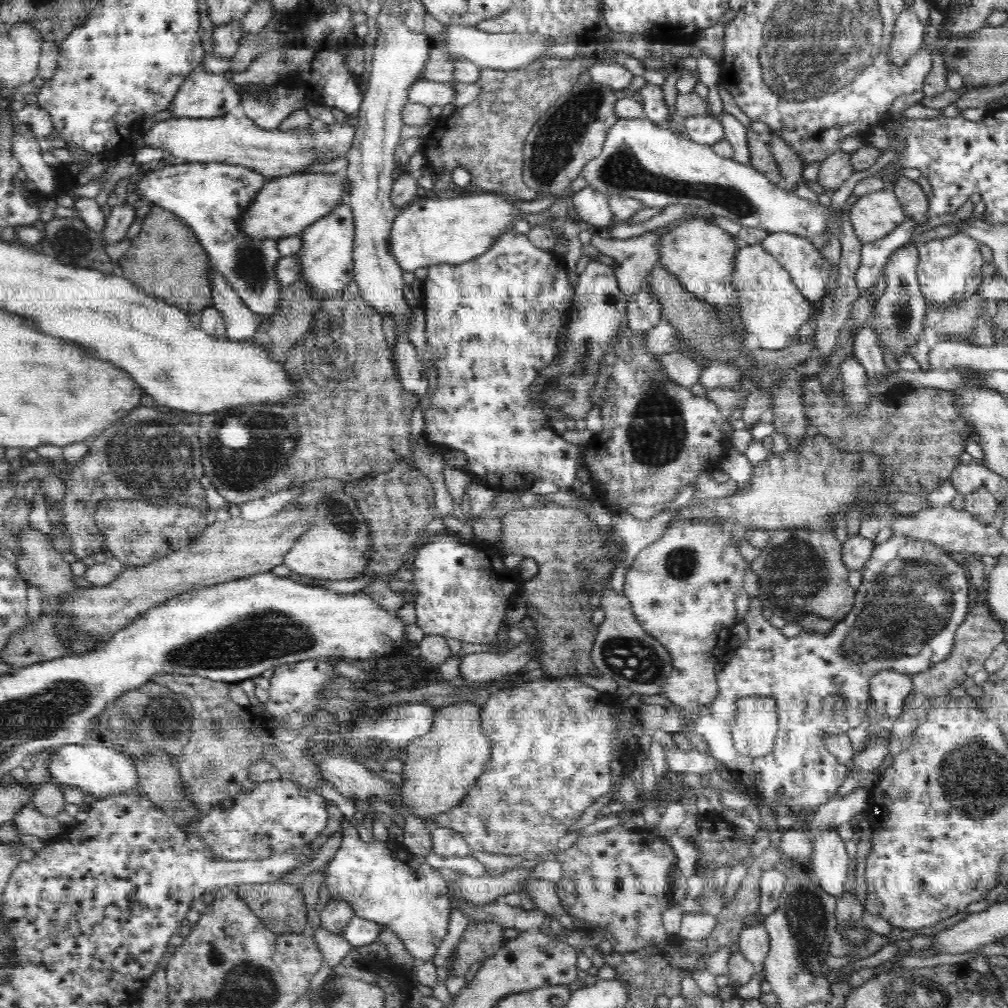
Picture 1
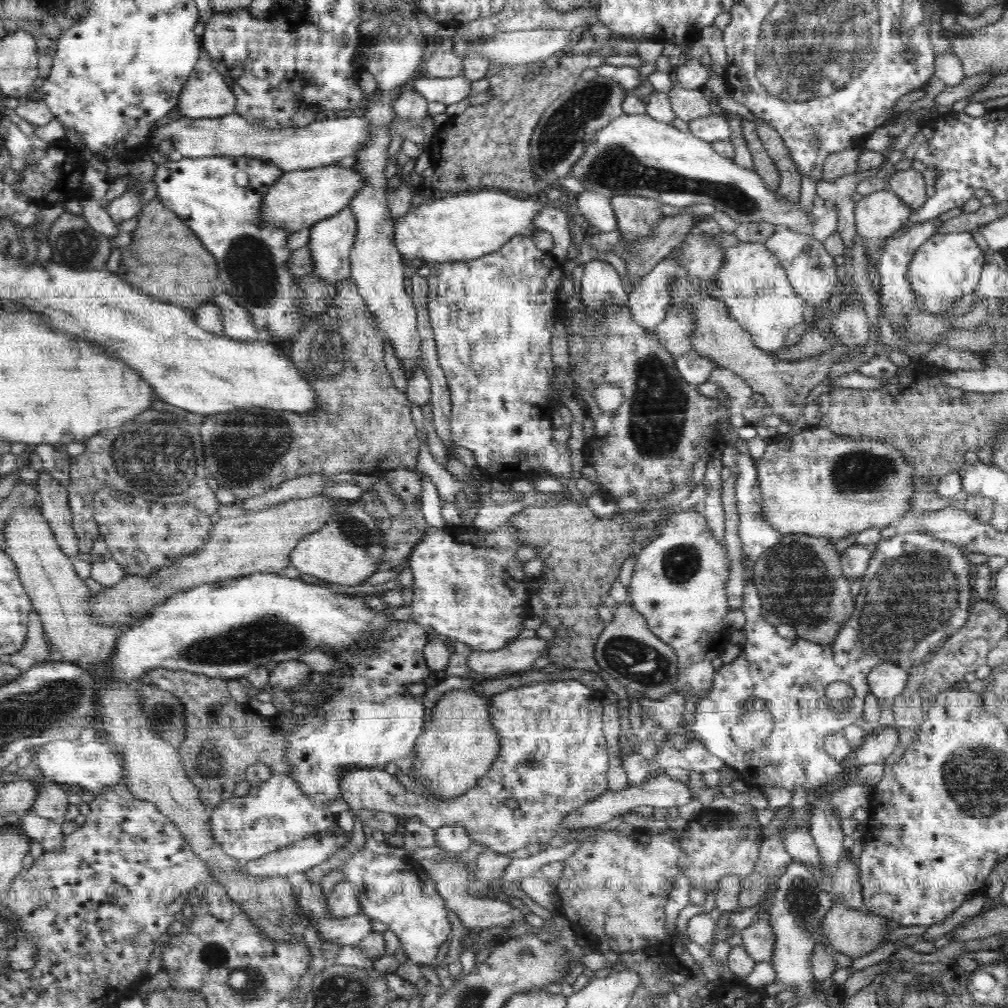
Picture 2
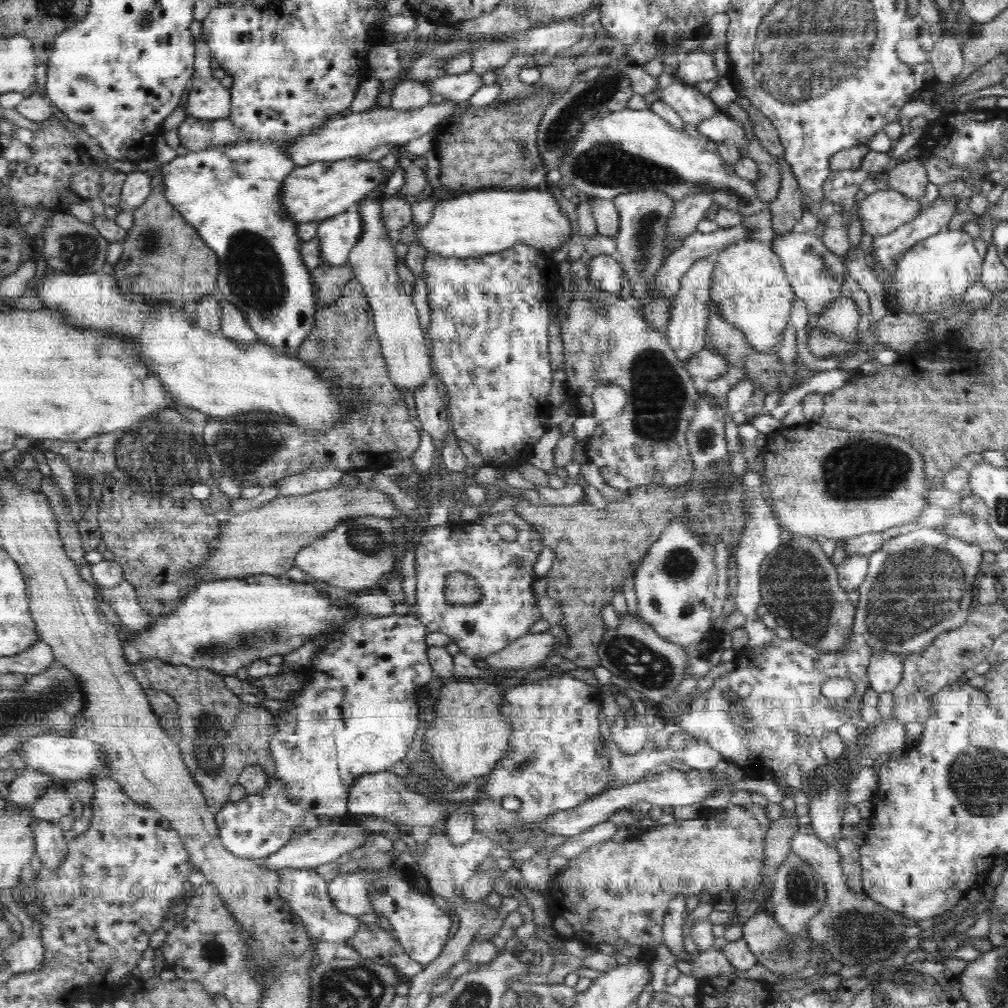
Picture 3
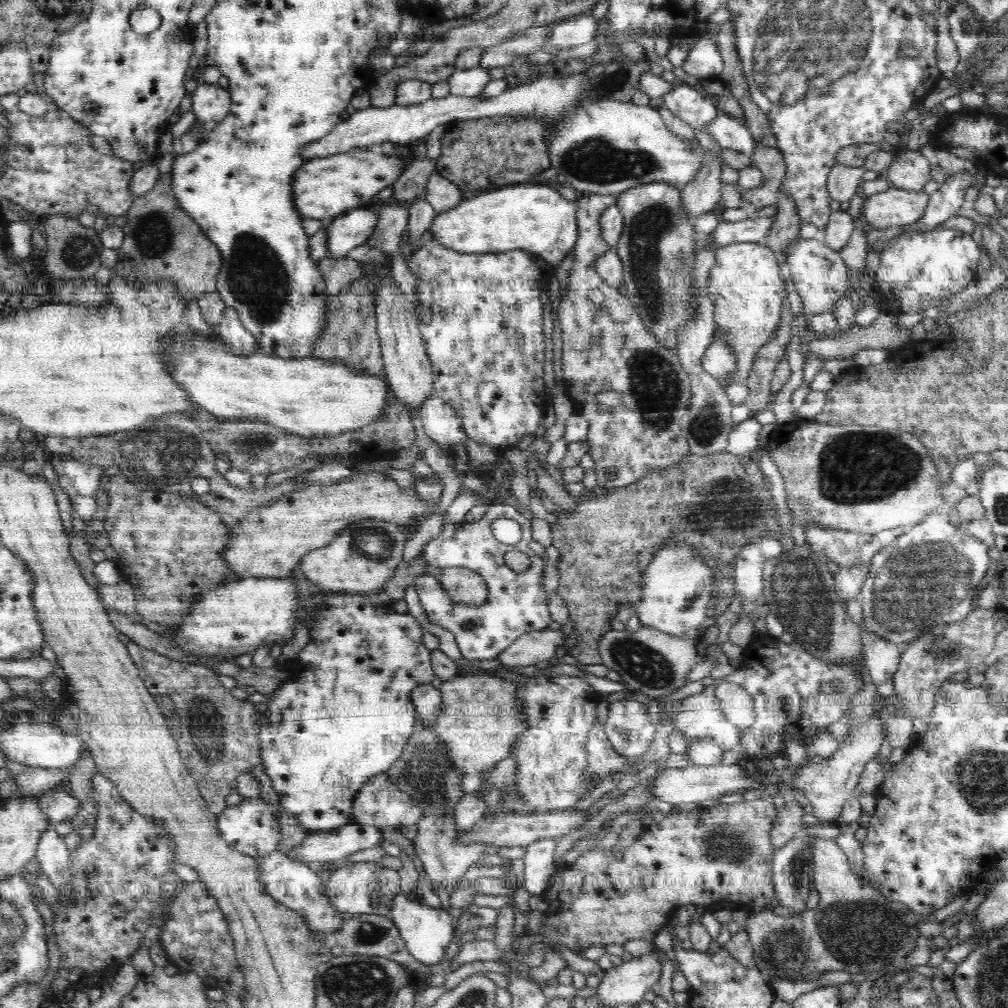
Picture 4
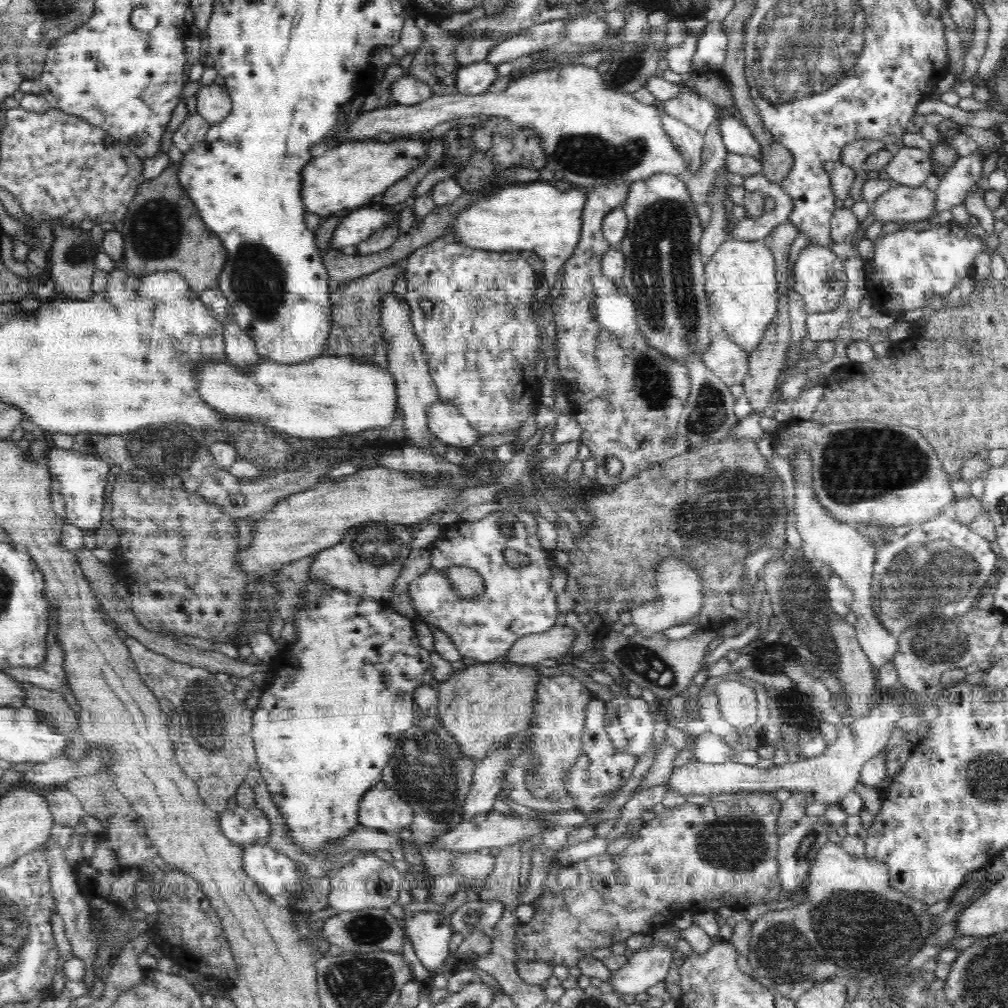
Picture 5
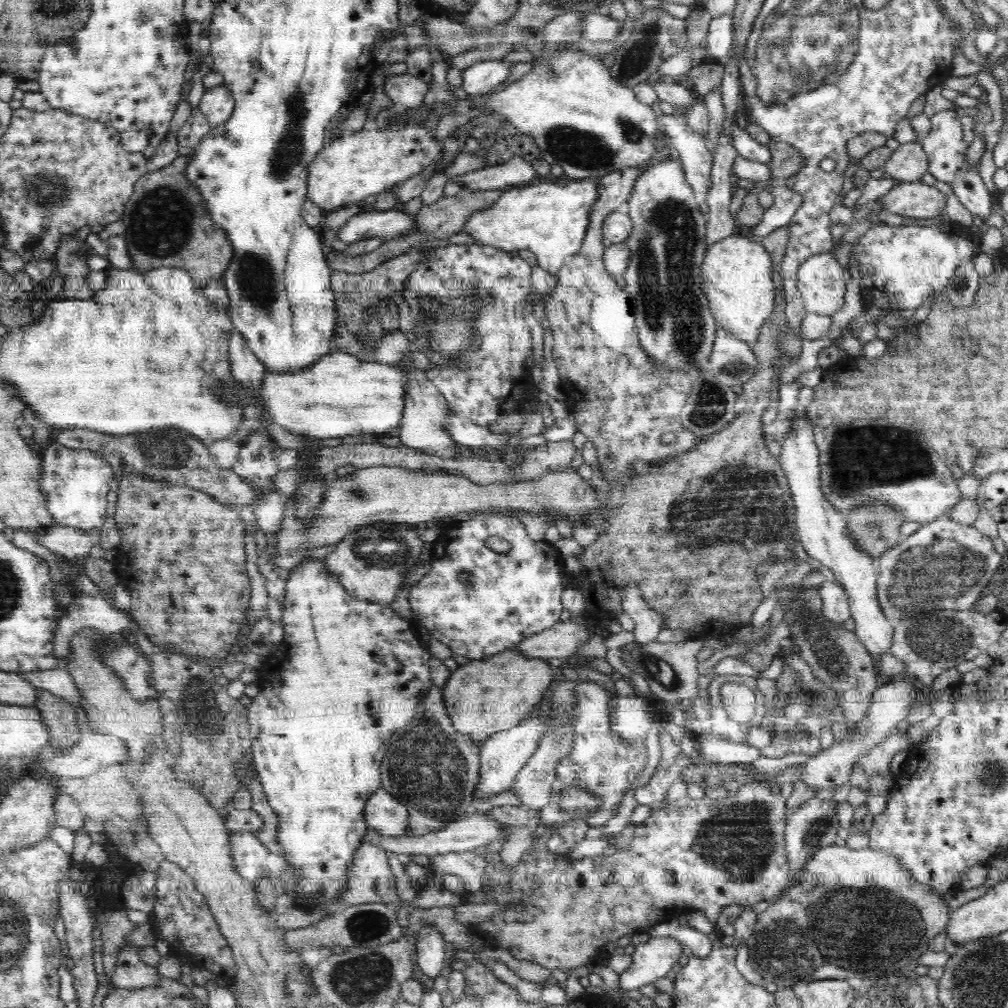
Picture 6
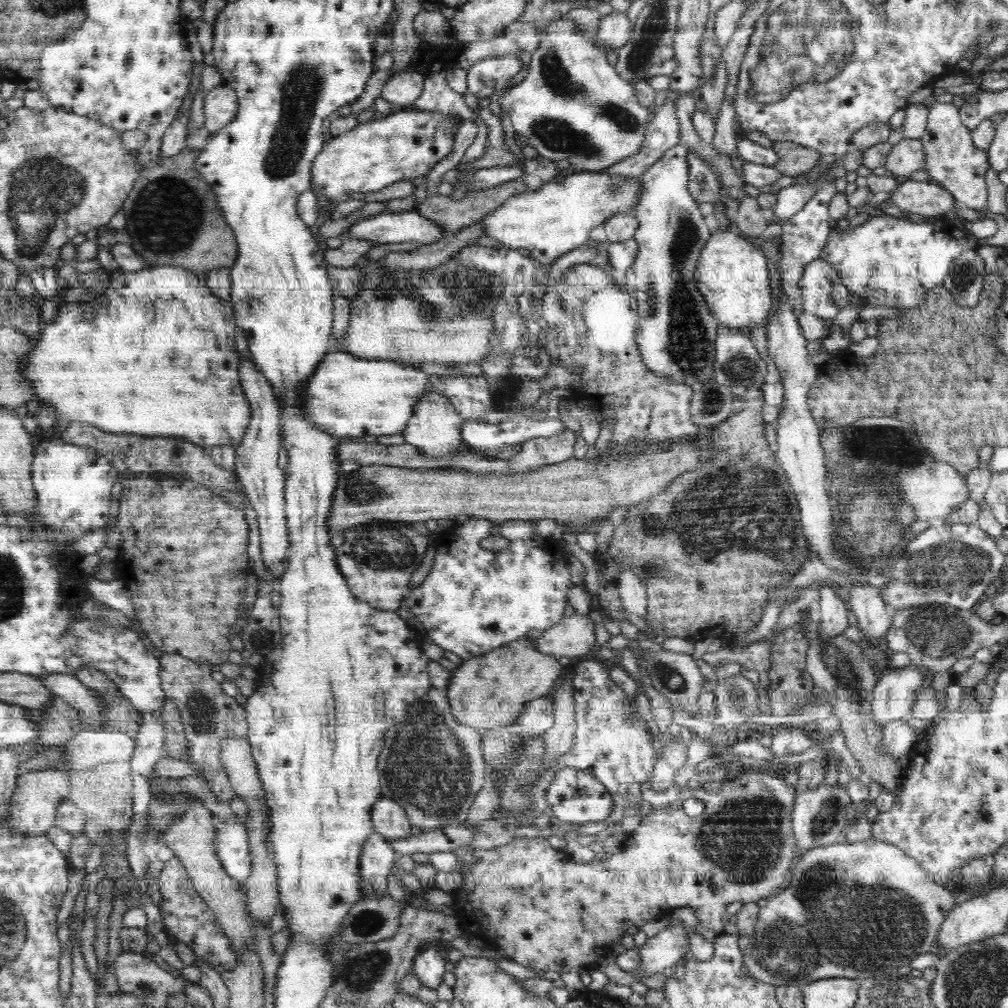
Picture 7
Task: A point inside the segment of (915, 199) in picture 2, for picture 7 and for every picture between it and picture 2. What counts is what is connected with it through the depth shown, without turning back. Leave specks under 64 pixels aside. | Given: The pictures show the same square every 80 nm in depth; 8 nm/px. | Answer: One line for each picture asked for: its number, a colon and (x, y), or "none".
3: (910, 178)
4: (910, 171)
5: (910, 166)
6: (908, 163)
7: (908, 156)

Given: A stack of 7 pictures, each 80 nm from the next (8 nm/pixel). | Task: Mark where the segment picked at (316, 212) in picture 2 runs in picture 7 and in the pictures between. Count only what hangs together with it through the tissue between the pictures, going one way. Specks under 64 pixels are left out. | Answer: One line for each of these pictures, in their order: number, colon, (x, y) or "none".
3: (312, 193)
4: (324, 188)
5: (346, 177)
6: (357, 165)
7: (405, 145)

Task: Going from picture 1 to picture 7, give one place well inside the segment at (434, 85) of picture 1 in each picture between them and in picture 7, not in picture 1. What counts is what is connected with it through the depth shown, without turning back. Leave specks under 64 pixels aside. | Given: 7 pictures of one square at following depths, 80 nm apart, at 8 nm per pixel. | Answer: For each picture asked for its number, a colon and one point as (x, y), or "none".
2: (447, 90)
3: (456, 87)
4: (470, 82)
5: (474, 78)
6: (482, 77)
7: (484, 77)

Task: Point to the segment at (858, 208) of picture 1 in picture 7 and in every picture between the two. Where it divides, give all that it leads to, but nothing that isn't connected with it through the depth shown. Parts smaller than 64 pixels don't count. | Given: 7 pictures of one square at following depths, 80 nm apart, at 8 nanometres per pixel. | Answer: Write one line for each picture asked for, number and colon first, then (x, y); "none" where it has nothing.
2: (880, 215)
3: (881, 213)
4: (895, 207)
5: (908, 204)
6: (916, 200)
7: (926, 199)

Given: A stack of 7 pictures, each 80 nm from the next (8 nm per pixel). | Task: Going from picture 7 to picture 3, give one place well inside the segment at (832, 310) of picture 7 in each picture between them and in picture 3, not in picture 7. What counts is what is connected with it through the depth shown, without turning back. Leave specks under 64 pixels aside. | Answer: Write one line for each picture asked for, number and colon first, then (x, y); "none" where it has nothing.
3: (815, 273)
4: (820, 276)
5: (819, 276)
6: (821, 282)

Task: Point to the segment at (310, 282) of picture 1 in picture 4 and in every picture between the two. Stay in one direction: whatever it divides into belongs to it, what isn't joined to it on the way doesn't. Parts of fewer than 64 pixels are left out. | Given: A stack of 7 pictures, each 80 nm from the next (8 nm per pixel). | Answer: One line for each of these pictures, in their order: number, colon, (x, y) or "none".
2: (331, 239)
3: (337, 236)
4: (353, 228)

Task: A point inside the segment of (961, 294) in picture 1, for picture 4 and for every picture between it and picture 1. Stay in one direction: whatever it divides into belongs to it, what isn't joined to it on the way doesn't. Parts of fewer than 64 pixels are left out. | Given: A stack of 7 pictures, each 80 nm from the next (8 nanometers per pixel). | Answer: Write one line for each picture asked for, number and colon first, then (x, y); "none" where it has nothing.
2: (948, 266)
3: (935, 273)
4: (917, 271)

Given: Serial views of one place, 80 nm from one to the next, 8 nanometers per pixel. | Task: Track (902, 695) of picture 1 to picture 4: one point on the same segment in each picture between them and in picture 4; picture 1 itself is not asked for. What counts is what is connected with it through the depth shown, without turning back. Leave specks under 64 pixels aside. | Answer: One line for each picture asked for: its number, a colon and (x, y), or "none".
2: (887, 681)
3: (885, 672)
4: (882, 658)

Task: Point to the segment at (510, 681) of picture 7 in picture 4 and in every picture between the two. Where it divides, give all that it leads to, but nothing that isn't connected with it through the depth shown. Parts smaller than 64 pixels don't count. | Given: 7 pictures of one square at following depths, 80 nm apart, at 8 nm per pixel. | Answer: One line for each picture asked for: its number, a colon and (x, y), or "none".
4: (480, 717)
5: (482, 705)
6: (484, 697)

